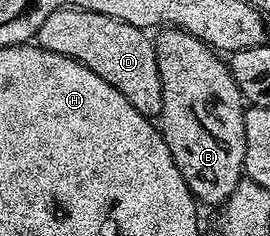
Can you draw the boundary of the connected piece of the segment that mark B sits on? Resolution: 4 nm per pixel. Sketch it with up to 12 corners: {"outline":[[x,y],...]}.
{"outline":[[164,27],[157,126],[196,200],[243,179],[246,111],[210,44]]}

